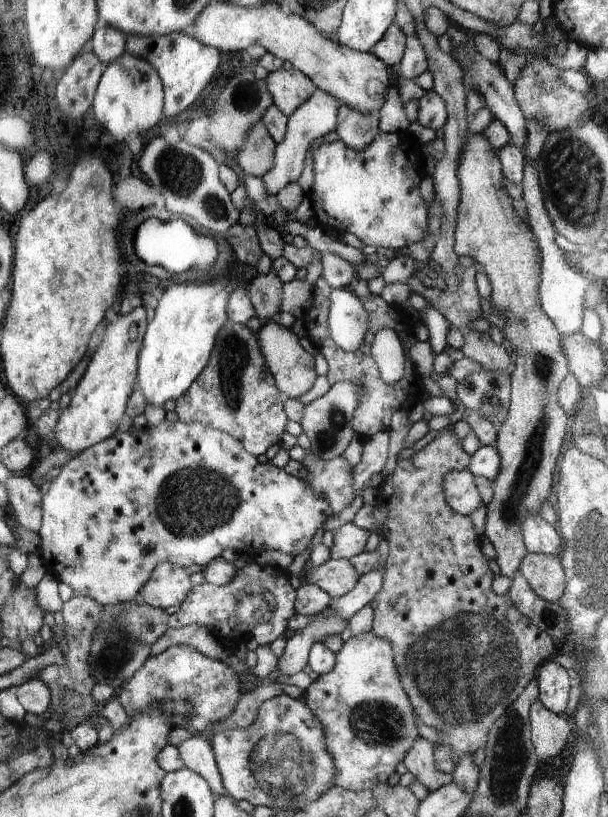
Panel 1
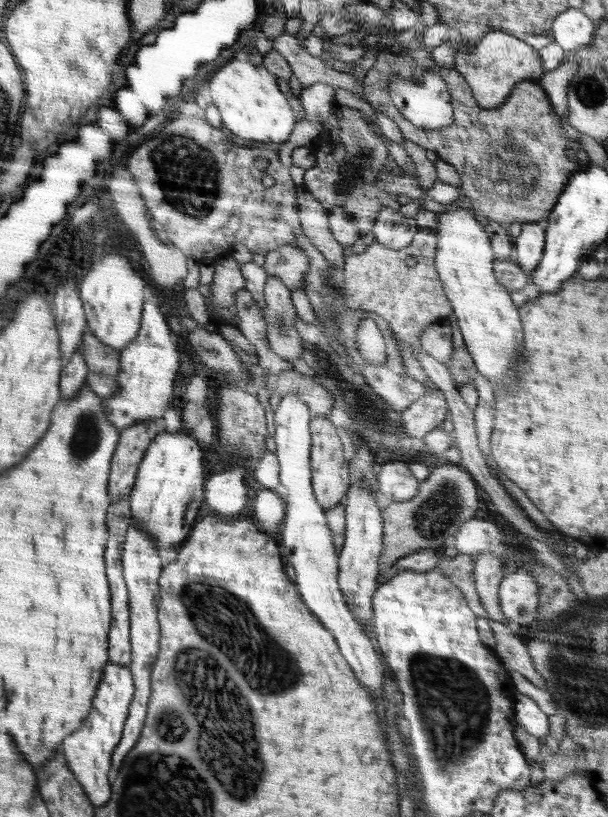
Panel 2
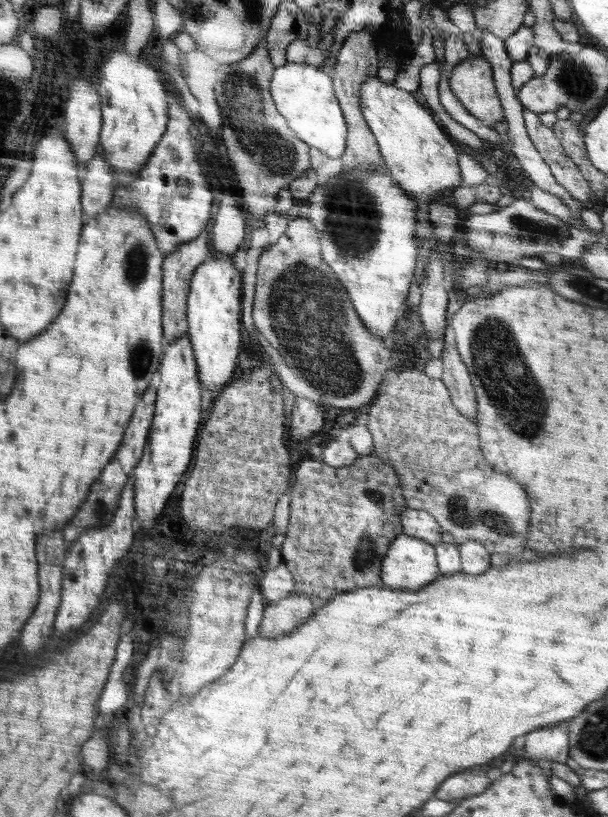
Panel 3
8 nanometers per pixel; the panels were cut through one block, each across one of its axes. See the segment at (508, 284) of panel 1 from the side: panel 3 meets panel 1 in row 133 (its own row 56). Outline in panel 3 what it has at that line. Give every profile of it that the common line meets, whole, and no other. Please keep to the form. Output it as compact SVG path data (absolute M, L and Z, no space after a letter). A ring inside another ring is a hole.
M468 55L458 63L450 71L449 84L459 104L484 127L494 129L505 120L492 66L482 55Z

